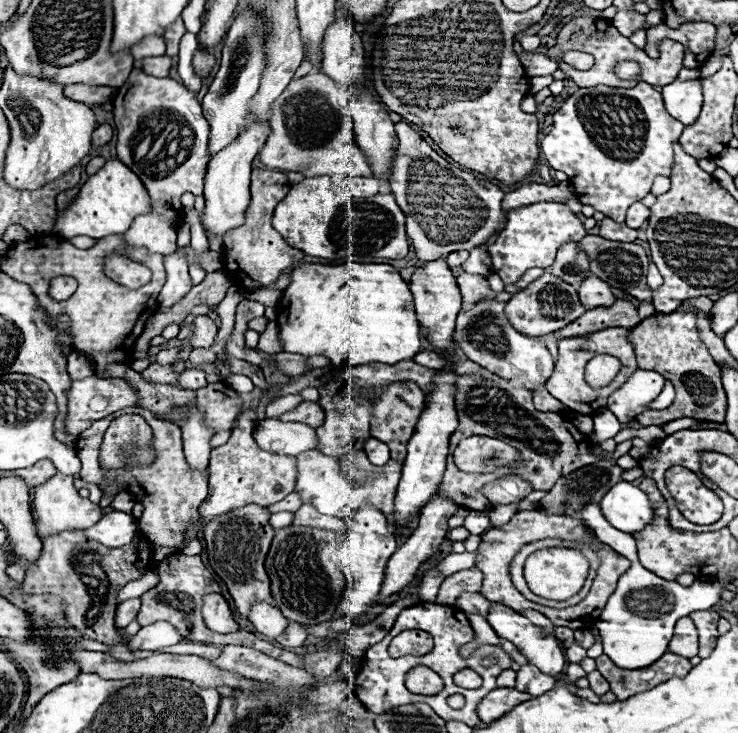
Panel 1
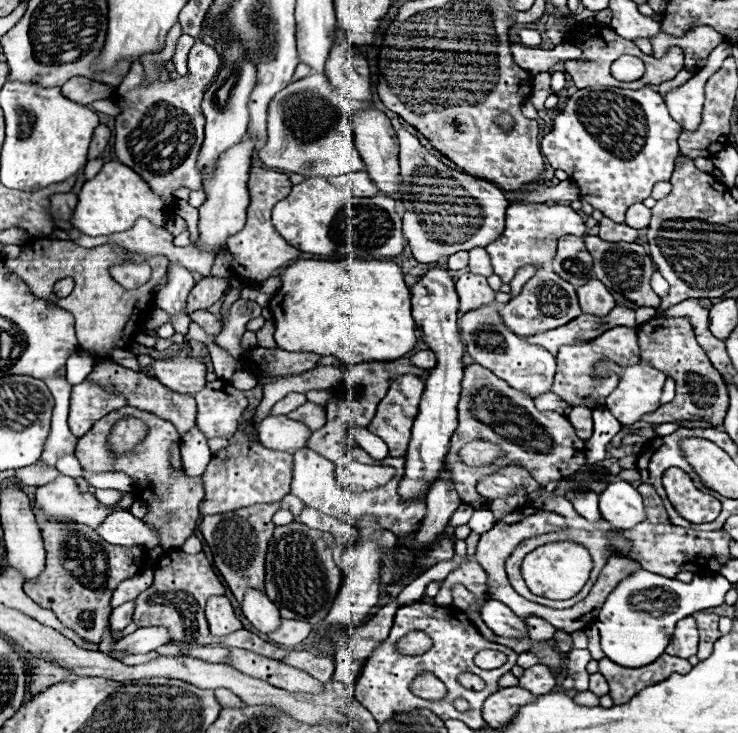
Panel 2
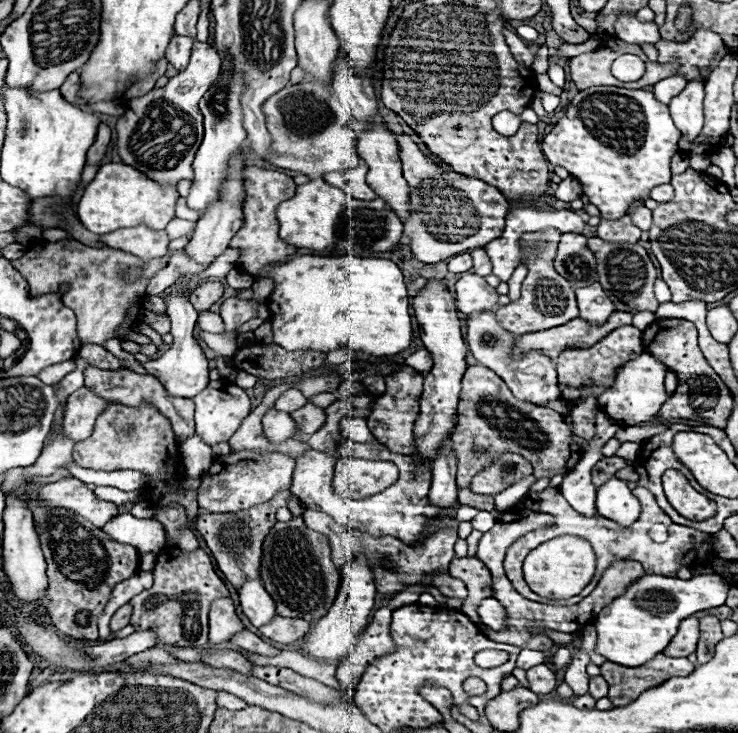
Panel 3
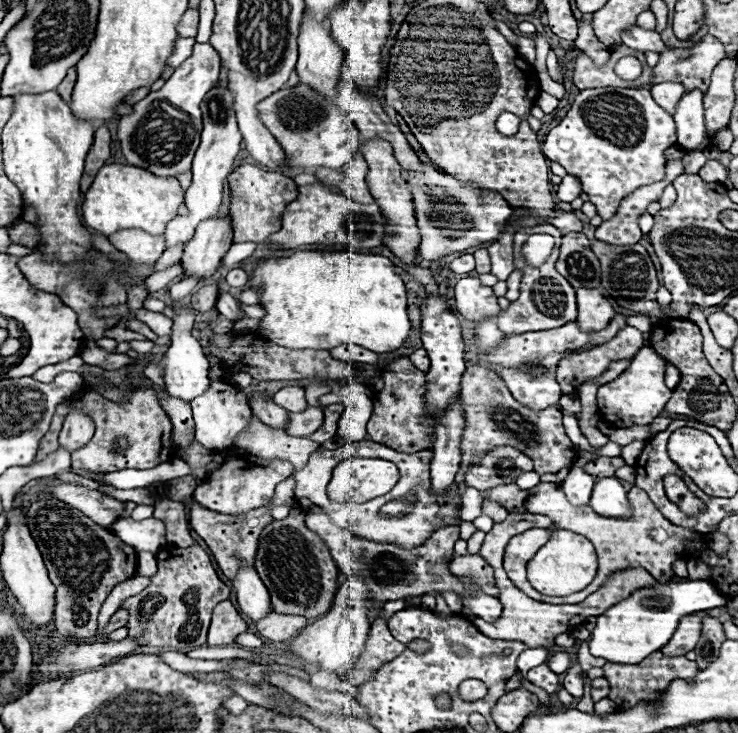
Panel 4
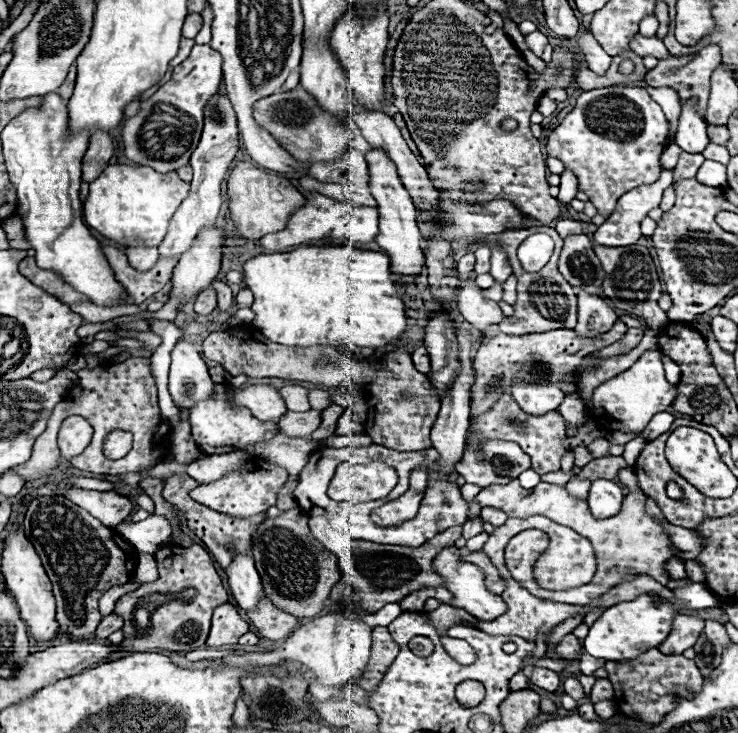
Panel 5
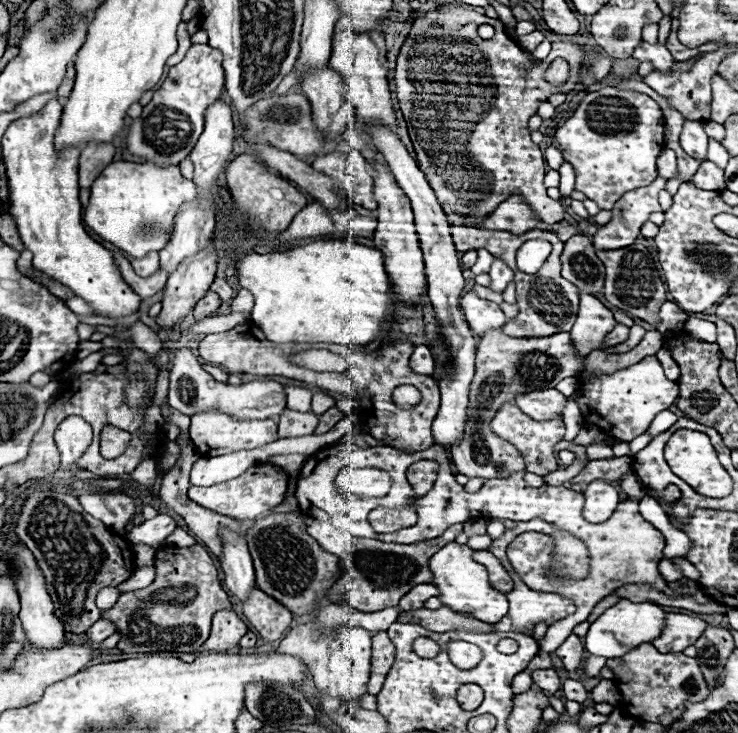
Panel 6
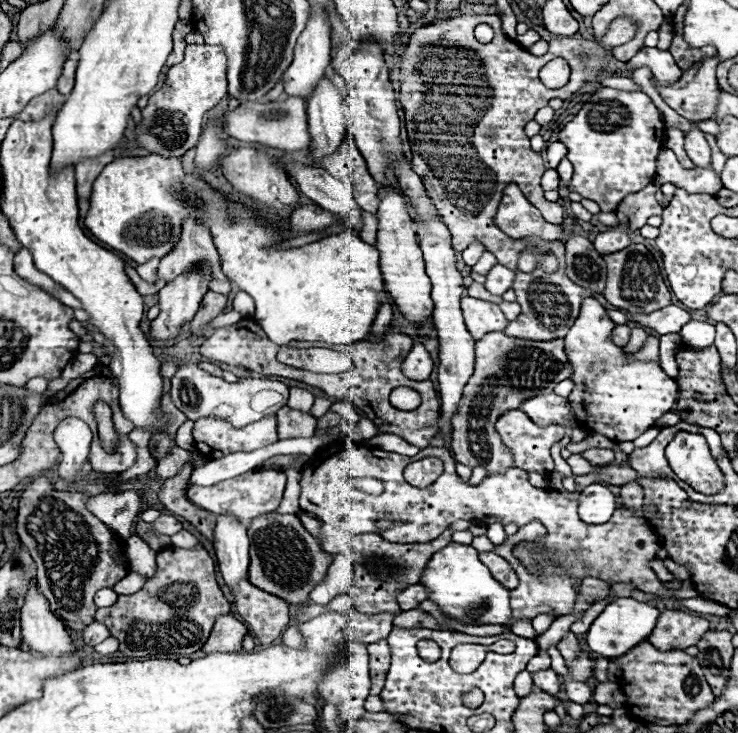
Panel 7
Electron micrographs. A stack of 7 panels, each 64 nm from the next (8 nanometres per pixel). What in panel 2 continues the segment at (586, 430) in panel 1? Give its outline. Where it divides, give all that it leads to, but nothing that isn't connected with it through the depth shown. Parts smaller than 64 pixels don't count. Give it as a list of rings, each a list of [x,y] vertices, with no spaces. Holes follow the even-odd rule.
[[[590,406],[572,408],[572,412],[568,414],[568,420],[572,422],[576,434],[582,440],[588,440],[592,436],[592,408]]]

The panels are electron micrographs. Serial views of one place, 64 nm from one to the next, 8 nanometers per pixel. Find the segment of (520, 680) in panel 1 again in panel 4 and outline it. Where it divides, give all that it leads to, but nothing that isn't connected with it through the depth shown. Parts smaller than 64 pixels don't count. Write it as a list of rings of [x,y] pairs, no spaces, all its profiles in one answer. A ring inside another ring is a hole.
[[[540,664],[540,666],[532,668],[532,670],[526,674],[526,678],[528,678],[534,686],[546,690],[548,694],[554,694],[554,692],[558,690],[558,674],[554,674],[546,664]]]

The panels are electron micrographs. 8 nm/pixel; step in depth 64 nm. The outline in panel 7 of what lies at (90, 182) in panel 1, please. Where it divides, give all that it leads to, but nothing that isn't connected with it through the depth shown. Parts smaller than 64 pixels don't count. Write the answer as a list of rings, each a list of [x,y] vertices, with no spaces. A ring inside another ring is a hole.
[[[148,154],[142,158],[118,158],[108,164],[92,186],[90,212],[84,220],[84,226],[110,248],[122,252],[136,264],[144,264],[150,258],[164,258],[166,252],[172,252],[172,248],[178,244],[182,222],[186,218],[210,222],[210,234],[214,246],[220,252],[224,276],[242,292],[254,298],[258,312],[254,314],[254,320],[278,346],[286,346],[290,340],[350,344],[368,336],[376,310],[380,306],[378,292],[384,290],[378,268],[378,250],[374,246],[362,242],[350,232],[344,232],[300,248],[280,250],[276,248],[284,242],[280,226],[264,218],[260,210],[242,202],[228,200],[224,194],[214,190],[200,174],[186,174],[182,160],[164,160],[164,156],[160,158]]]

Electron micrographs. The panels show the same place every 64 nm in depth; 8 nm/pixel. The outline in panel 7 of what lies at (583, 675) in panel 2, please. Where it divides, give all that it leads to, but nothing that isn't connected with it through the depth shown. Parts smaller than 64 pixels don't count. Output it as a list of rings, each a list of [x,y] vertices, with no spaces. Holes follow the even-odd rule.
[[[566,682],[564,685],[570,701],[586,704],[592,700],[592,690],[586,682]]]

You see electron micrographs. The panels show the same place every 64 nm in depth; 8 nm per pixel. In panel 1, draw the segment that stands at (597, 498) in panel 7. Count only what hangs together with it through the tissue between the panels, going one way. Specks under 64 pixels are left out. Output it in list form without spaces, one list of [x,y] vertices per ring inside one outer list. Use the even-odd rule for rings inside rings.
[[[632,482],[614,484],[600,500],[604,518],[622,532],[638,532],[652,522],[654,512],[648,496]]]

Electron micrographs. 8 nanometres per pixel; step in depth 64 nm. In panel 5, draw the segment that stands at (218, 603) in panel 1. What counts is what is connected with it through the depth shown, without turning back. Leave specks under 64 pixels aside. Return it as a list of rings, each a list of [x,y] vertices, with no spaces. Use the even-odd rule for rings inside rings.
[[[222,604],[214,610],[212,616],[212,630],[206,640],[208,648],[222,648],[222,646],[236,646],[238,638],[248,632],[248,624],[240,618],[232,604]]]

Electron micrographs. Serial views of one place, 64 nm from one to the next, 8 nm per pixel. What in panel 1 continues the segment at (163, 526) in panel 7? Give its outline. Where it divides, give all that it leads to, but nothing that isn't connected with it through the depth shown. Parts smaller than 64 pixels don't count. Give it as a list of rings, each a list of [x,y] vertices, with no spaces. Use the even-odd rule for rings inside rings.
[[[108,512],[98,524],[84,530],[84,534],[92,540],[98,540],[100,544],[108,548],[120,548],[124,544],[130,544],[132,538],[144,536],[144,532],[138,526],[138,520],[132,514],[126,512]]]

